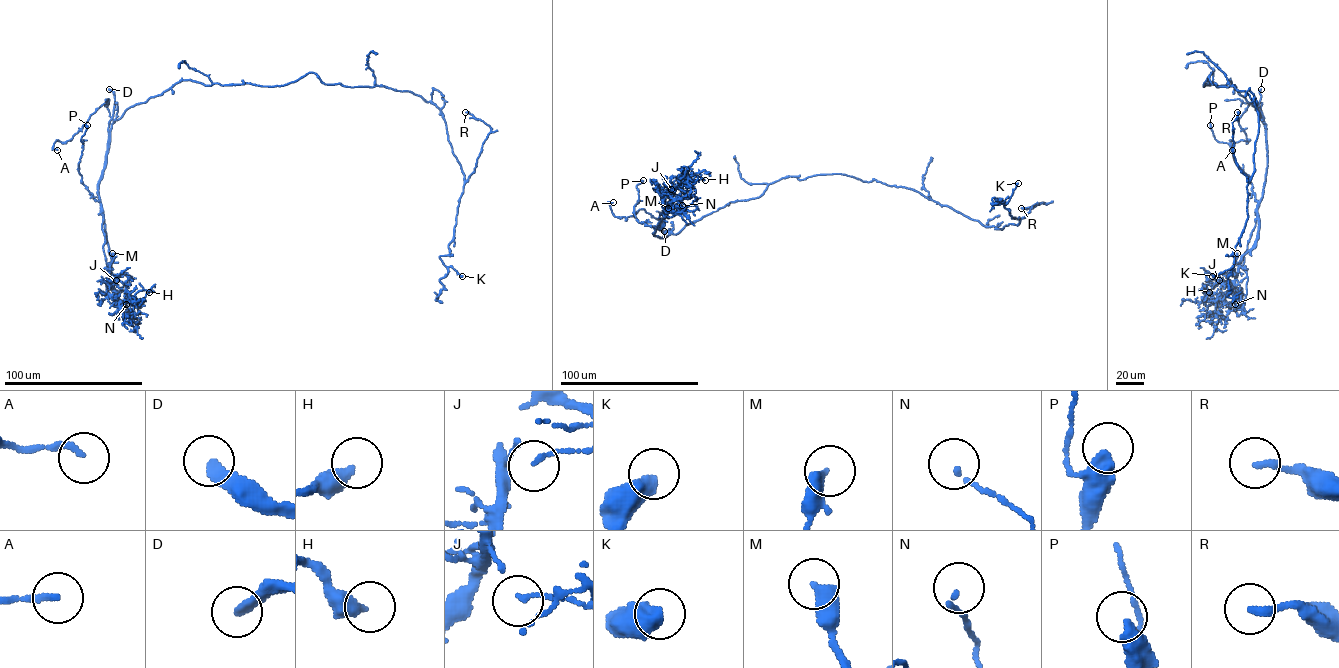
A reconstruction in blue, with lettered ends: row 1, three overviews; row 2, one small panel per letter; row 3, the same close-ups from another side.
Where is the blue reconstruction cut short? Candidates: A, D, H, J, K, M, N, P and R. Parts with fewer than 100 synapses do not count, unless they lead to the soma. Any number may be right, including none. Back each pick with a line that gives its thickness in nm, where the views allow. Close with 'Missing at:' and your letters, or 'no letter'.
D: 320 nm thick
Missing at: D

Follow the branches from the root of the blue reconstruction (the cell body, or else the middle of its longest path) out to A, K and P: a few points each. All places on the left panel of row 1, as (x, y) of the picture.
A: (255, 84), (180, 80), (117, 120), (104, 104), (72, 139), (56, 140), (57, 150)
K: (255, 84), (314, 72), (325, 84), (384, 86), (433, 103), (464, 181), (450, 253), (439, 257), (462, 276)
P: (255, 84), (180, 80), (129, 107), (111, 124), (99, 202), (78, 172), (87, 125)

